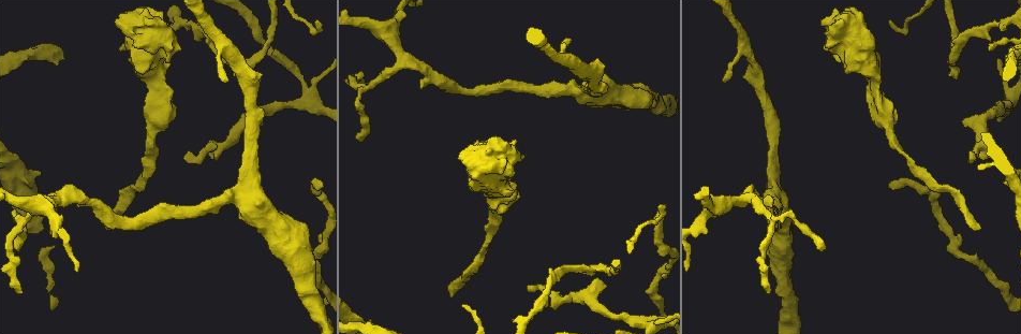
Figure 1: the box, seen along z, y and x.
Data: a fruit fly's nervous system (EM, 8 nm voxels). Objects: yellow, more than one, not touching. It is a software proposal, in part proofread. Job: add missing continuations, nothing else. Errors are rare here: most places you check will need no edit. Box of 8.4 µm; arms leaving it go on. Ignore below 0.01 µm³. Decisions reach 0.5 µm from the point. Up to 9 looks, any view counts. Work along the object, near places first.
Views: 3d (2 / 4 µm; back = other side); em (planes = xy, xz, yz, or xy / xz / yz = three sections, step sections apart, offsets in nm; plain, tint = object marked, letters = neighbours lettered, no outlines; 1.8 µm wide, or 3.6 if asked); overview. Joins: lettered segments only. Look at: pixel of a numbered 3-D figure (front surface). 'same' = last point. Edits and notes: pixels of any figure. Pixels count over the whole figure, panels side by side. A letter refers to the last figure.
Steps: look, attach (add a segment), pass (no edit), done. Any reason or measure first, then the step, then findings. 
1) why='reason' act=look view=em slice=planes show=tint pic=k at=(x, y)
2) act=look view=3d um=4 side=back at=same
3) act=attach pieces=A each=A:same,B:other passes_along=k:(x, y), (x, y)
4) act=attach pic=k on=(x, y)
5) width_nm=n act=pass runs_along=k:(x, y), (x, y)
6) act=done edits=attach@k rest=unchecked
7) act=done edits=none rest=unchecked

why='branch stops here' act=look view=3d um=2 pic=1 at=(187, 159)

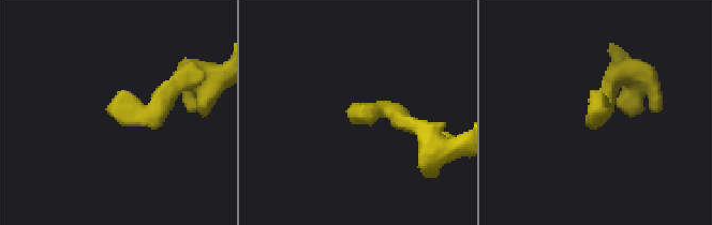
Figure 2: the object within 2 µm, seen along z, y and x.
why='now the EM' act=look view=em slice=planes show=tint pic=2 at=(354, 120)

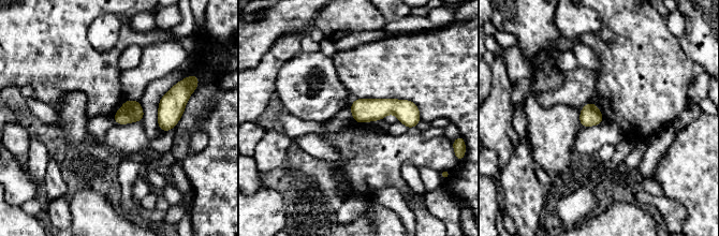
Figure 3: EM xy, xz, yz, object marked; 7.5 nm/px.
why='what lies round it' act=look view=em slice=planes show=letters at=same

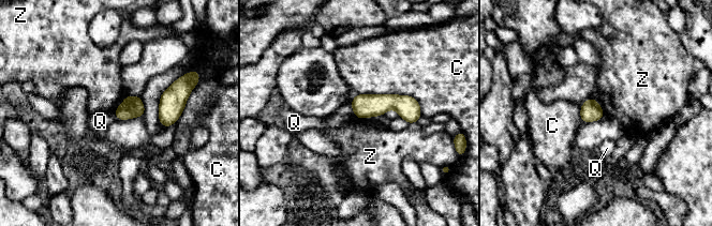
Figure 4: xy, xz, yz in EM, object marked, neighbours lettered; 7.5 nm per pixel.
width_nm=150 act=pass each=C:other,Q:other,Z:other found='none of them fits'

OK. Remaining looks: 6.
why='long arm stops here' act=look view=3d um=2 pic=1 at=(449, 297)

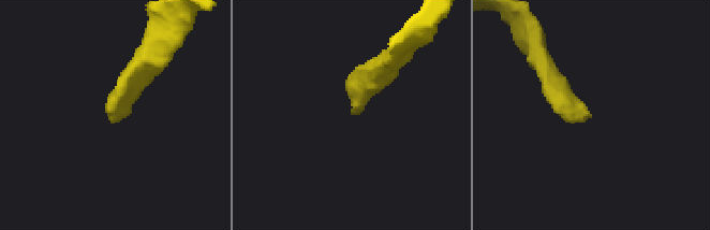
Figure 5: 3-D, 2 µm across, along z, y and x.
act=look view=em slice=planes show=letters pic=5 at=(354, 108)

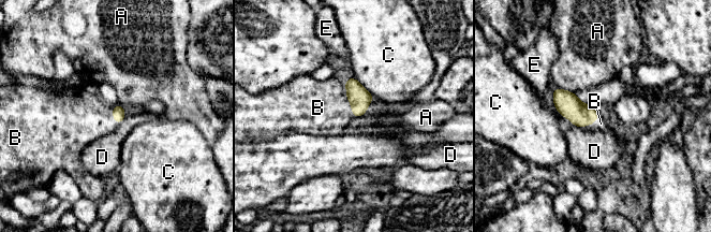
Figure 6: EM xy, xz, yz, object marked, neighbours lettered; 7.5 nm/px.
act=attach pieces=B each=A:other,B:same,C:other,D:other,E:other passes_along=6:(359, 98), (347, 98), (317, 107) found='the cell continues'

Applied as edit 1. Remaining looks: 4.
why='sudden change in width' act=look view=3d um=4 pic=1 at=(843, 43)

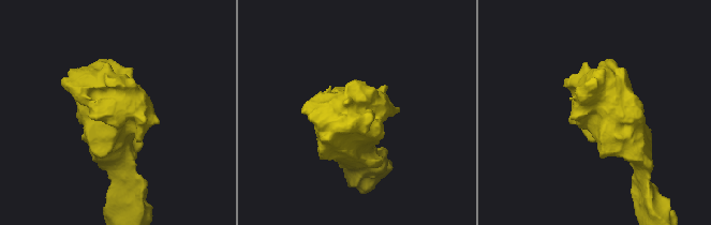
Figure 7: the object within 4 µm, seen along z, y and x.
act=look view=em um=3.6 slice=planes show=letters pic=7 at=(128, 113)

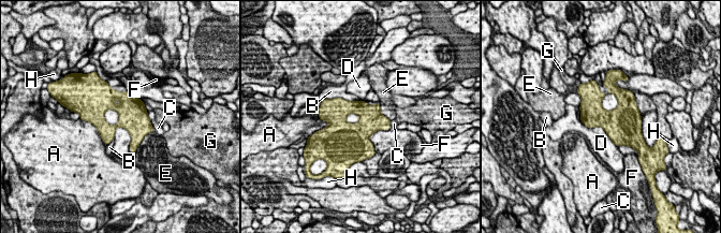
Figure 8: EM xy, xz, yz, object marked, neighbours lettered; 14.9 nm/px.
longest_contact=A:550nm act=pass each=A:other,B:other,C:other,D:other,E:other,F:other,G:other,H:other border=8:(117, 126), (129, 133), (130, 151) found='none of them fits'

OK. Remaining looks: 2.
act=done edits=attach@6 rest=unchecked

